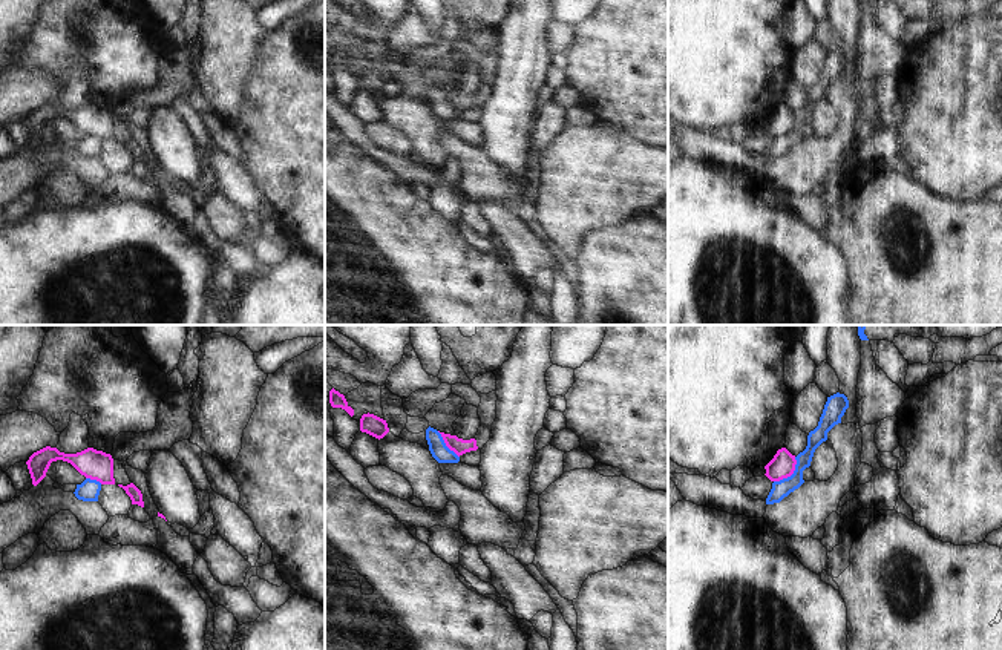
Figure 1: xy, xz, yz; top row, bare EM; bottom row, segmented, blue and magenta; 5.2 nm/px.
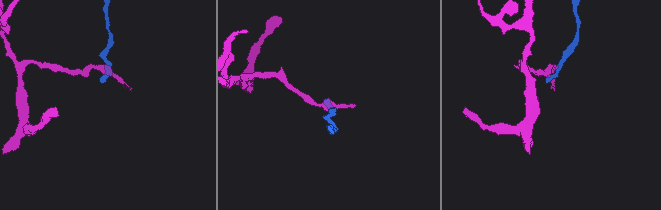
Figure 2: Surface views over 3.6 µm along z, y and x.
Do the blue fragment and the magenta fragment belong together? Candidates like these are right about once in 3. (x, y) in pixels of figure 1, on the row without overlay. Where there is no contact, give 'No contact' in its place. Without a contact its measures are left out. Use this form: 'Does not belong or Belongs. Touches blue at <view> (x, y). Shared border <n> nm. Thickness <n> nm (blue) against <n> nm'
Does not belong. Touches blue at yz (792, 131). Shared border 180 nm. Thickness 90 nm (blue) against 130 nm

